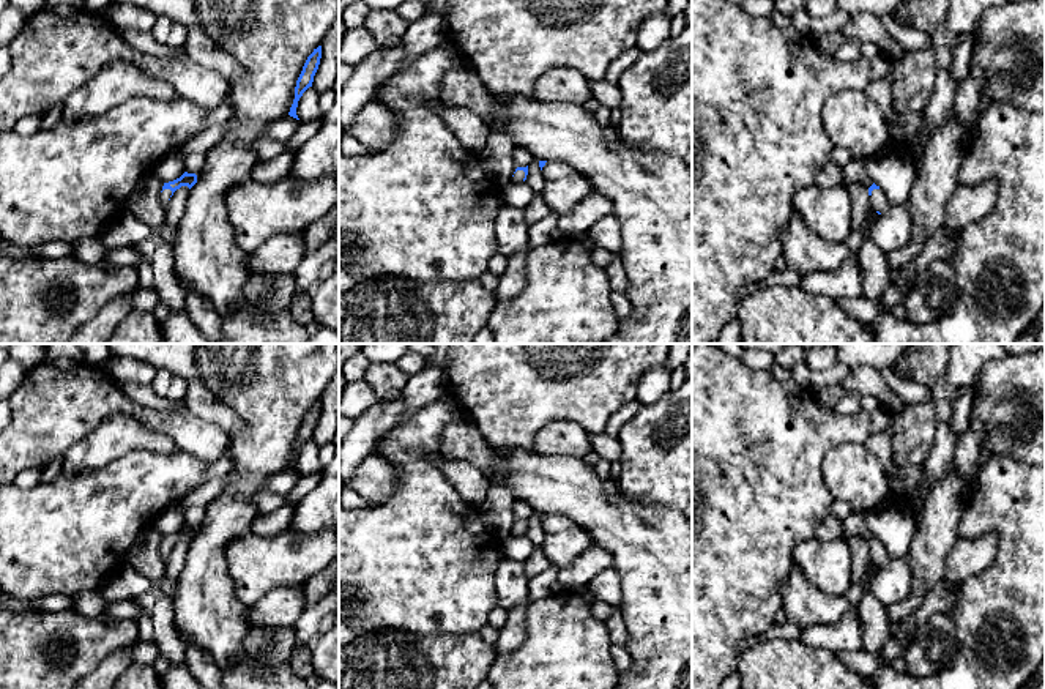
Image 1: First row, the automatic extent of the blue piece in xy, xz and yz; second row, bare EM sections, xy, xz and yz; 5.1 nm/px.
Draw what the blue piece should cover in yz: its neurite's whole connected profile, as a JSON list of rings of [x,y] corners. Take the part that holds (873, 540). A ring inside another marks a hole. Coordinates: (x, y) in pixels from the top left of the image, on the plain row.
[[[875,536],[868,541],[868,549],[872,552],[872,560],[876,563],[878,568],[887,566],[891,561],[891,557],[884,546],[876,539]]]

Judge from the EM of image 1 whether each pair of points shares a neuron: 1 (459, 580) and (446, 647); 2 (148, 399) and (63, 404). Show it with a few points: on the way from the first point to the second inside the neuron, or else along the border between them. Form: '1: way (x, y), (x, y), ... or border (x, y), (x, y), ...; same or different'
1: border (412, 631), (421, 636), (478, 633); different
2: border (119, 383), (136, 402), (145, 407), (171, 410); different

